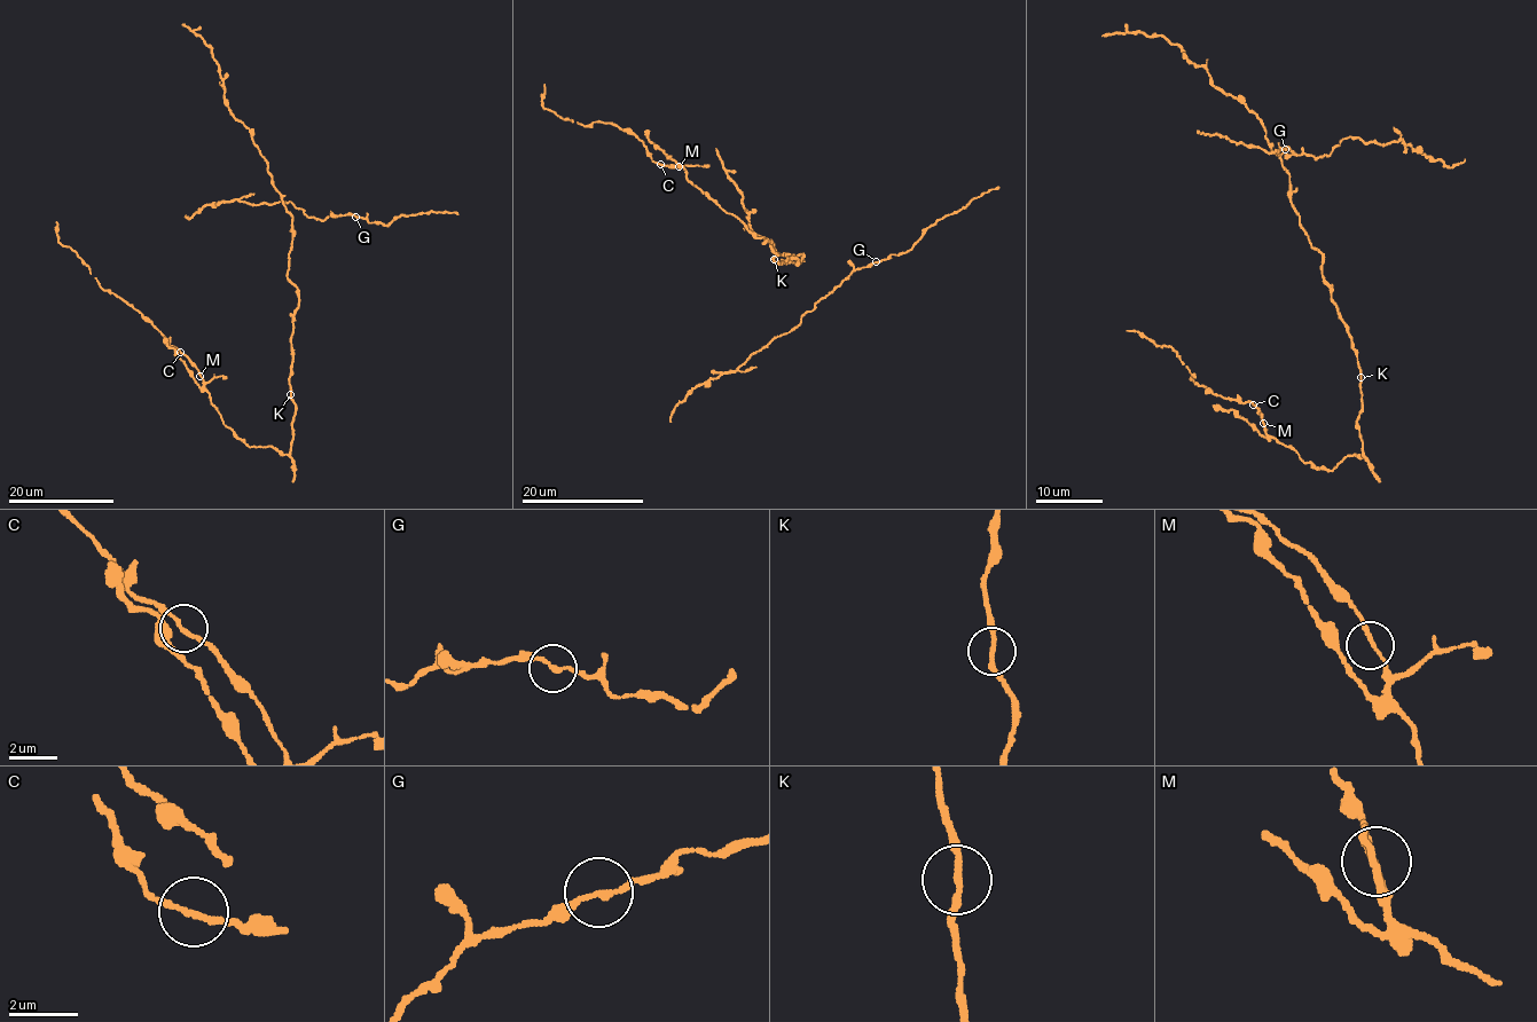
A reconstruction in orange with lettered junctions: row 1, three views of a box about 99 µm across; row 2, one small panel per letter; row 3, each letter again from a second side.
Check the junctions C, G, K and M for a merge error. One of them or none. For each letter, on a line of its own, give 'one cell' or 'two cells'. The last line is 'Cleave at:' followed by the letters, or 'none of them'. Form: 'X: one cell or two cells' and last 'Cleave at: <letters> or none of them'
C: one cell
G: one cell
K: one cell
M: one cell
Cleave at: none of them

